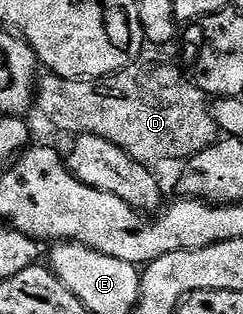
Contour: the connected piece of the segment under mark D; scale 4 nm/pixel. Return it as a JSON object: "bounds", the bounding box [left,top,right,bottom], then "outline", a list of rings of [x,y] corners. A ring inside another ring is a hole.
{"bounds":[35,60,219,168],"outline":[[[138,60],[108,74],[106,78],[64,78],[52,72],[40,75],[35,87],[35,106],[57,130],[66,130],[69,136],[90,134],[111,140],[127,156],[139,164],[157,168],[160,162],[177,162],[194,158],[218,141],[219,131],[213,119],[210,99],[197,87],[188,73],[181,74],[177,66],[156,66],[153,62]]]}

